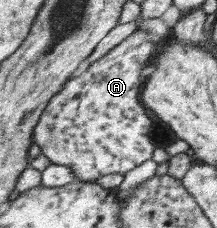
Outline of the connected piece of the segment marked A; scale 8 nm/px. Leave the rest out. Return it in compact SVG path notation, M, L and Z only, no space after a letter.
M139 28L92 64L86 72L72 74L64 83L58 95L50 99L44 108L36 127L33 129L33 142L36 143L51 164L69 166L80 182L97 183L98 178L109 174L125 175L129 170L145 160L153 158L154 144L148 136L154 124L146 114L146 108L139 98L144 80L150 74L152 58L160 52L158 42L148 40L146 31Z

